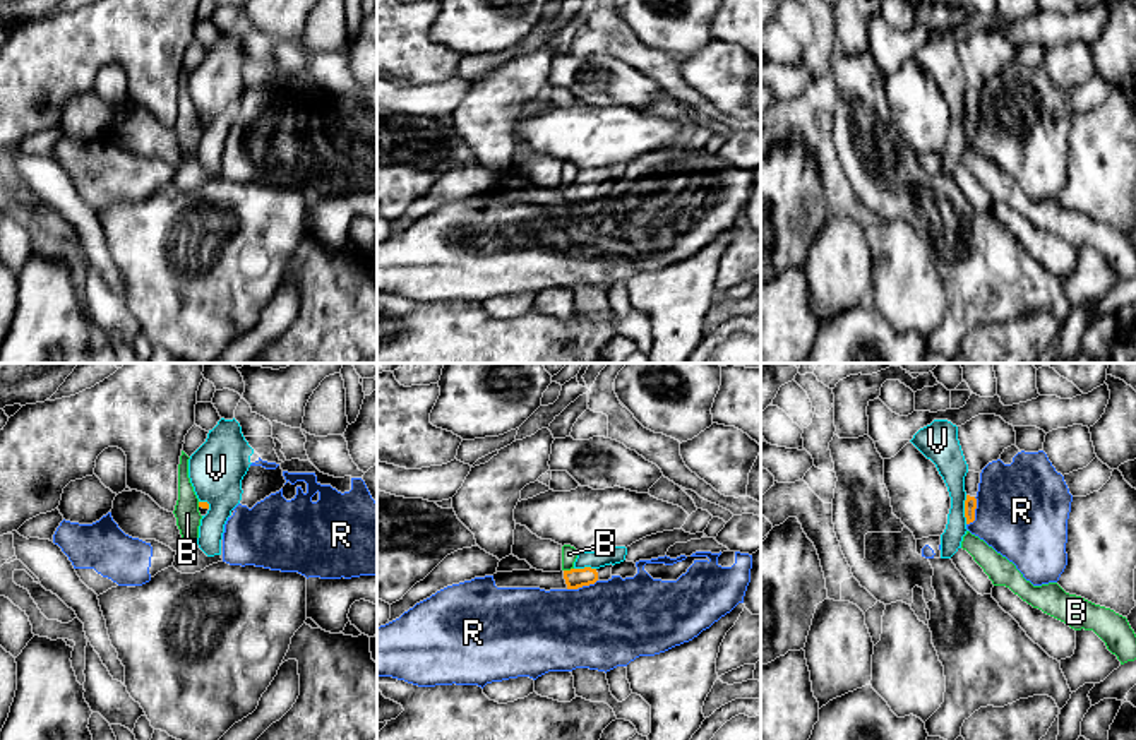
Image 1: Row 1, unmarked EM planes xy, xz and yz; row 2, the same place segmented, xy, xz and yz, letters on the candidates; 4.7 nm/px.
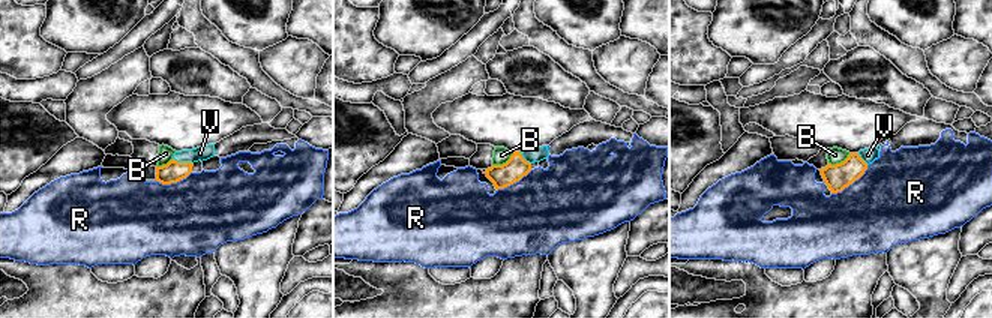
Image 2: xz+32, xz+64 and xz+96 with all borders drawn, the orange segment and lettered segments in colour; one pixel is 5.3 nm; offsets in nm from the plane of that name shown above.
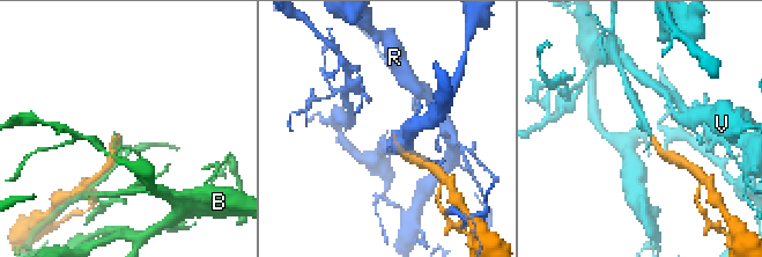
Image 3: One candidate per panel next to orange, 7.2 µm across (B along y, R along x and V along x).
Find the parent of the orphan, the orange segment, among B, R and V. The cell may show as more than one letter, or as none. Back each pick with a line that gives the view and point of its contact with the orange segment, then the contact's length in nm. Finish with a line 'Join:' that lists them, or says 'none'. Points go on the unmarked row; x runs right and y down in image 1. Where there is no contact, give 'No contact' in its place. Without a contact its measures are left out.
V: Touches orange at yz (965, 125). Shared border 140 nm
Join: V

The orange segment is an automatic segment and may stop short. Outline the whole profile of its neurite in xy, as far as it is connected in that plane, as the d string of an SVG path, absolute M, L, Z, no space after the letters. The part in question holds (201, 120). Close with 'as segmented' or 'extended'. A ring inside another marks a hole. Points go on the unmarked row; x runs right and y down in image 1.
M221 34L188 75L188 94L199 123L207 127L197 154L207 173L221 171L224 140L242 116L242 96L252 81L252 70L240 39Z; extended

